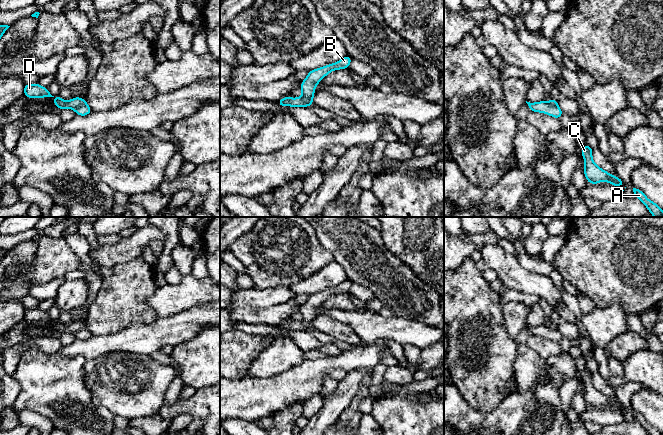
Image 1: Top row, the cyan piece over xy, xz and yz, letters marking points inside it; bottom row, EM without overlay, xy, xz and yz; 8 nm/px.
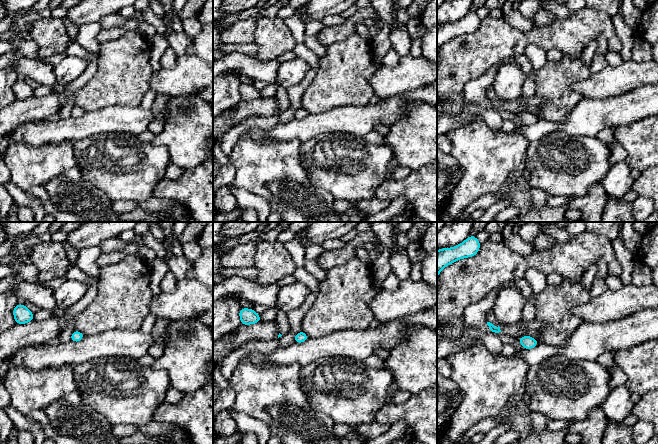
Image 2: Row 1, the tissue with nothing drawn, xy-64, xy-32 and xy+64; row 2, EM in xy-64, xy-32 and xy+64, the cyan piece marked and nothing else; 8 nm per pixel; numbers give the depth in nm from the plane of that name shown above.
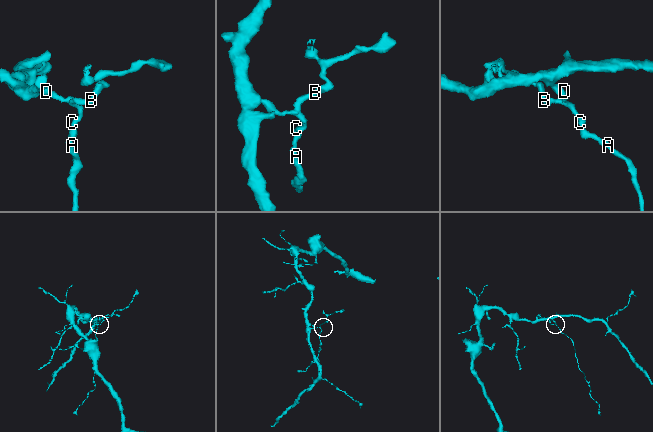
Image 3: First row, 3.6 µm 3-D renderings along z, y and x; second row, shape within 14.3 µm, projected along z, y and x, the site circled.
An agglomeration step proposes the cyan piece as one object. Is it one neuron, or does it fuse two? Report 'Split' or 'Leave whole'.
Split

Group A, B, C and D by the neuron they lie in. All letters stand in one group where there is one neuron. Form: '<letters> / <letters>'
A B C / D

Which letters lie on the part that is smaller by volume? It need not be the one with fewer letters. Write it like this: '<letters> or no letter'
A, B, C

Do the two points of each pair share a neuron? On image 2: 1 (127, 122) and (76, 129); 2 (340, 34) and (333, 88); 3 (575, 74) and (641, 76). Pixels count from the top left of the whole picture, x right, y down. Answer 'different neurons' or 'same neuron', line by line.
1: same neuron
2: different neurons
3: different neurons

